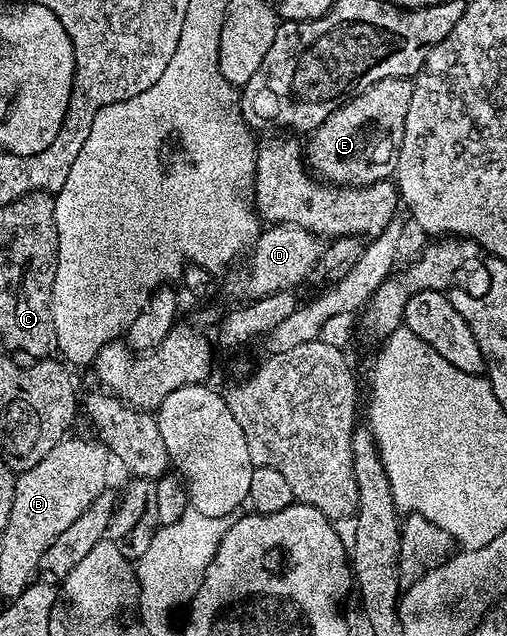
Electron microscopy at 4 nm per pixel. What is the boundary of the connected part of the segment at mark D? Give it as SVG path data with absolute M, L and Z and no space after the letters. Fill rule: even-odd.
M275 223L266 226L248 252L249 264L237 283L237 291L246 295L245 299L249 301L262 299L276 291L293 291L312 276L313 267L321 260L322 250L322 240L299 225Z

